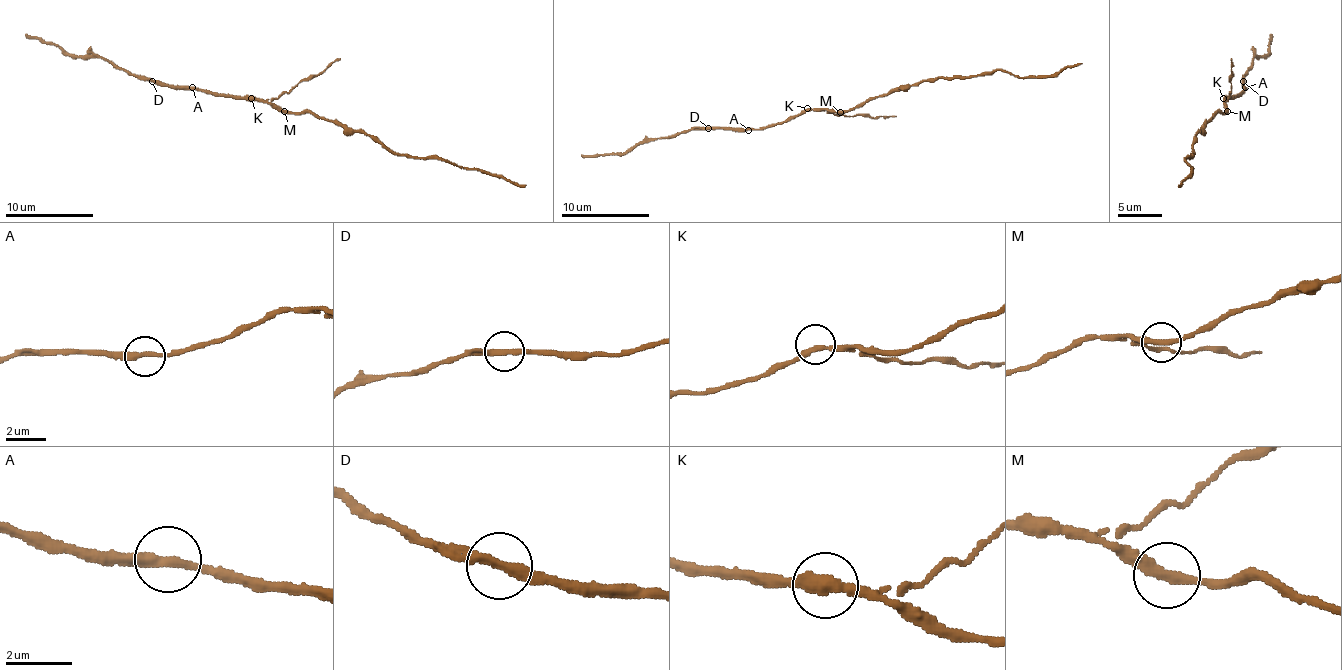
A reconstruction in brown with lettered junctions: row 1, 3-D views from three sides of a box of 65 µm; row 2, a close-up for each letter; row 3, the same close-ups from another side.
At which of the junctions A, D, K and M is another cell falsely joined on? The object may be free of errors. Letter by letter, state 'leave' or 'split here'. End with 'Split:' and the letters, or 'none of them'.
A: leave
D: leave
K: leave
M: leave
Split: none of them

